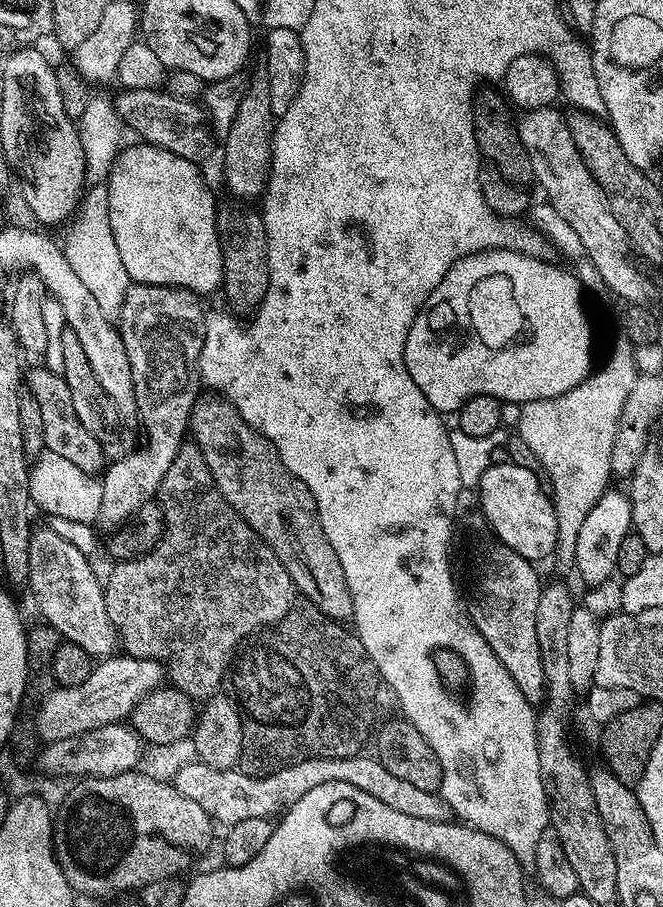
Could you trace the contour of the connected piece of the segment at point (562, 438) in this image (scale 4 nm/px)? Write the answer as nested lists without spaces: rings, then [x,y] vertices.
[[[620,340],[619,347],[611,347],[610,351],[607,353],[605,362],[600,367],[597,367],[595,371],[584,379],[583,384],[580,384],[574,390],[570,390],[566,394],[561,396],[555,396],[552,398],[542,398],[541,400],[535,400],[530,402],[528,405],[521,407],[520,412],[520,440],[529,448],[530,451],[536,455],[536,460],[540,464],[544,464],[544,468],[548,472],[552,472],[552,488],[550,484],[550,492],[552,495],[552,505],[556,507],[558,513],[558,519],[560,521],[560,538],[558,541],[558,556],[566,562],[572,562],[575,558],[575,542],[576,536],[581,533],[581,527],[583,519],[586,518],[588,513],[592,508],[592,504],[598,502],[602,498],[604,492],[610,488],[610,484],[604,481],[605,473],[608,469],[608,455],[609,451],[612,449],[612,439],[618,434],[618,428],[616,426],[617,416],[620,415],[620,407],[624,402],[625,393],[628,392],[632,384],[632,359],[629,359],[629,349],[632,344],[628,340]]]

